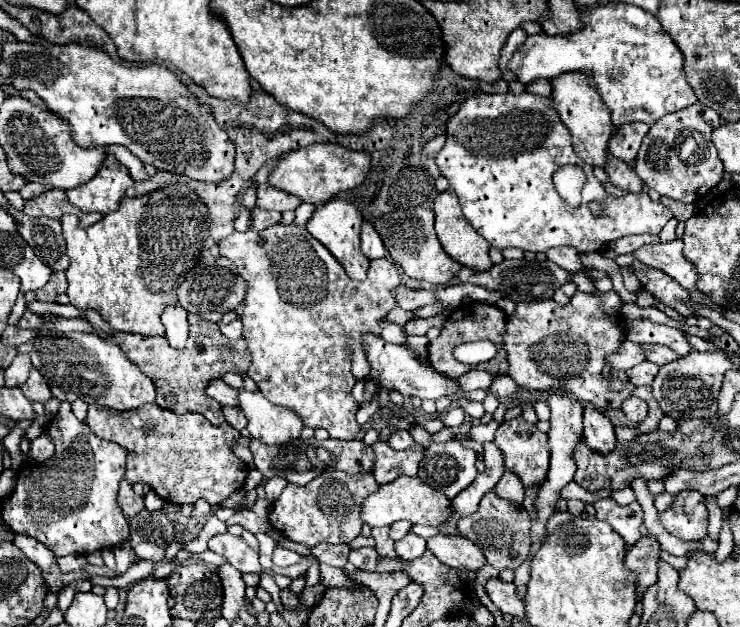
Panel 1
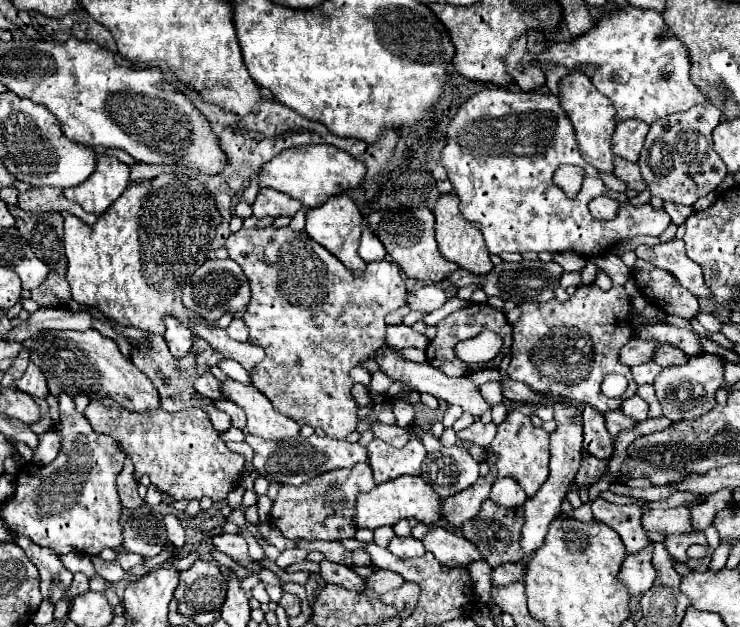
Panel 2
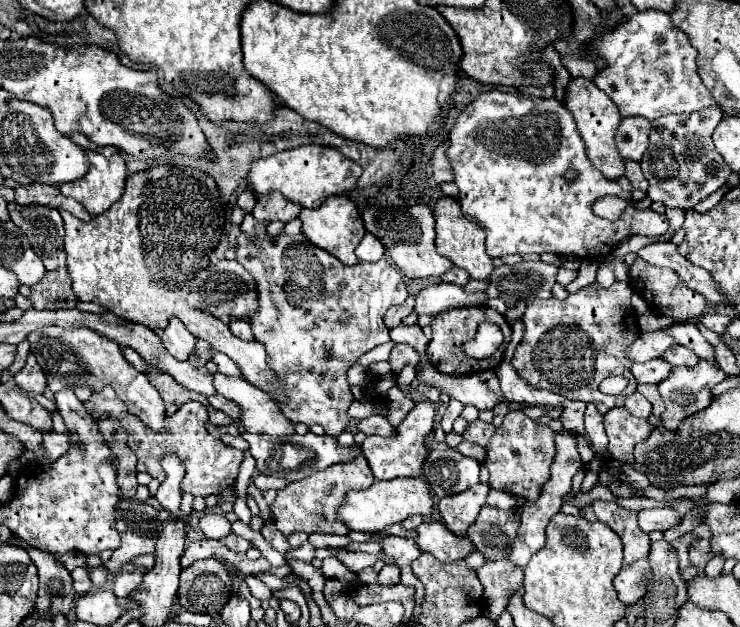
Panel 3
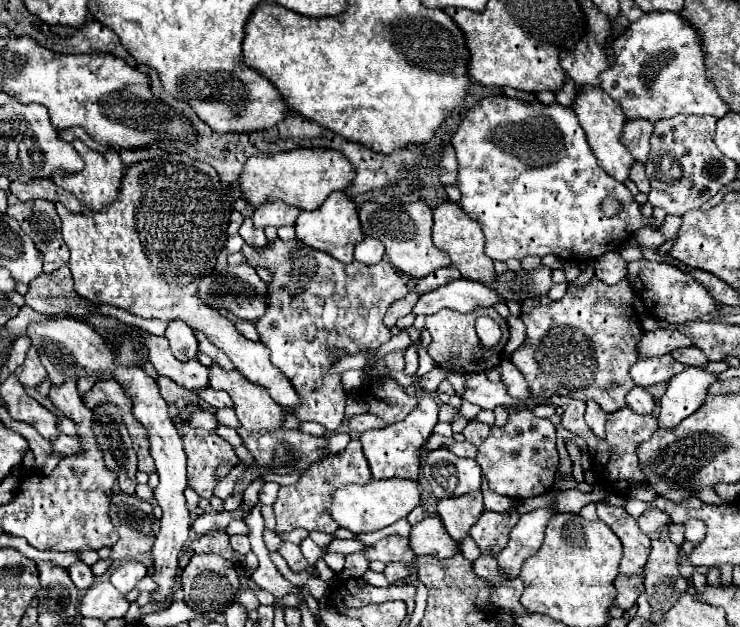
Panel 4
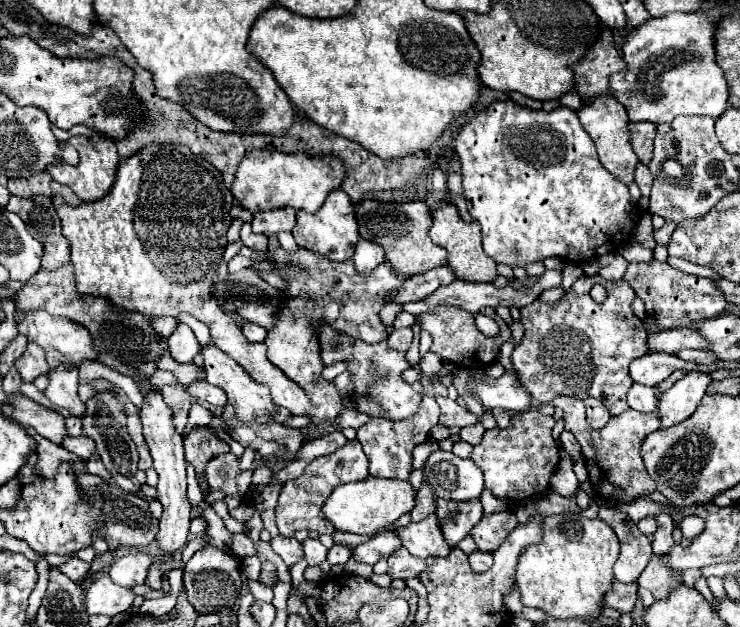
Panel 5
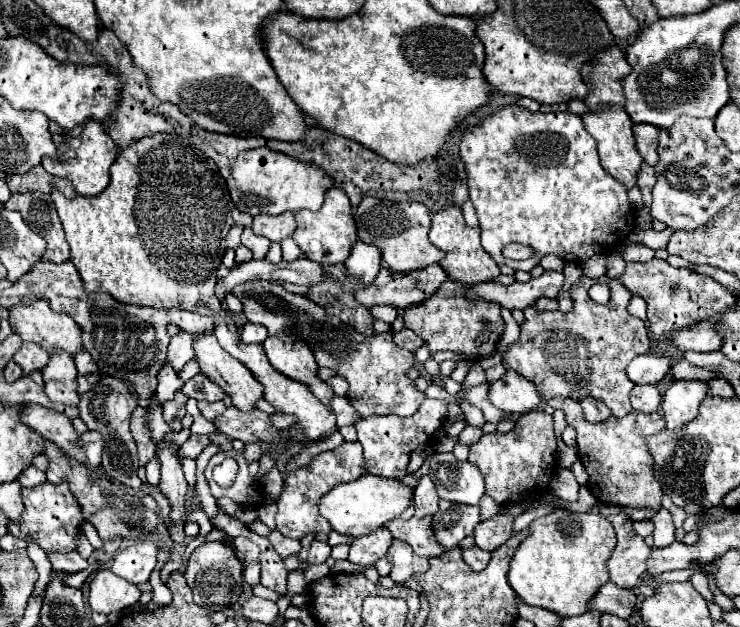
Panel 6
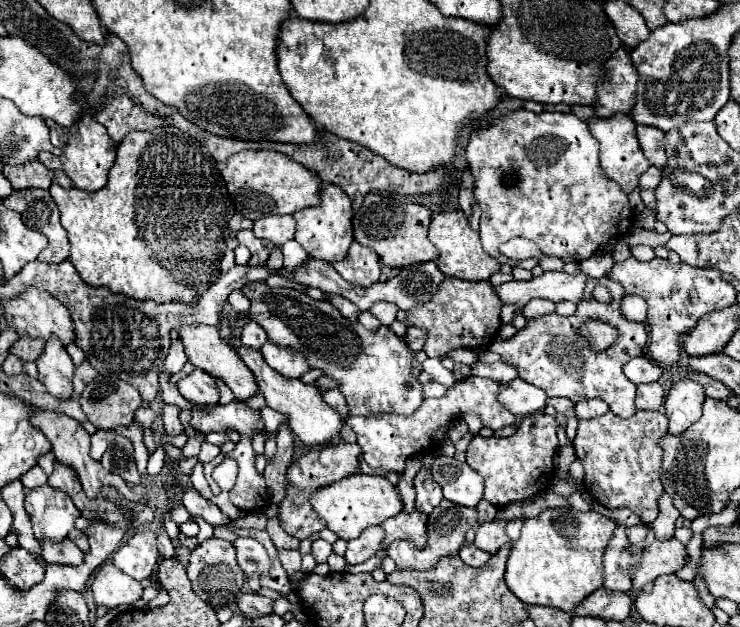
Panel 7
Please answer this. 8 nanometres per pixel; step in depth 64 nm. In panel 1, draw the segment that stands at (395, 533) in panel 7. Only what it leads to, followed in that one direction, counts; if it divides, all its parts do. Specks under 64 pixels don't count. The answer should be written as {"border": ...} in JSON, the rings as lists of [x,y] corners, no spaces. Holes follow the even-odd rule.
{"border":[[[438,534],[434,538],[428,538],[428,550],[432,550],[440,558],[440,562],[444,562],[450,568],[464,568],[476,572],[488,564],[480,548],[462,536],[450,538]]]}

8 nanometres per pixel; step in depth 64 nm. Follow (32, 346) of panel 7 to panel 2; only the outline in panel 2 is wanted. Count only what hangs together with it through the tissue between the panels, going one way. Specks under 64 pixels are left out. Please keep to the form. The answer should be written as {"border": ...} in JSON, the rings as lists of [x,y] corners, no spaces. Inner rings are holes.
{"border":[[[30,362],[26,374],[20,380],[16,380],[16,386],[18,386],[18,390],[22,390],[22,392],[26,392],[26,394],[30,394],[34,398],[46,398],[48,396],[46,378],[44,378],[44,374],[40,372],[40,368],[34,362]]]}

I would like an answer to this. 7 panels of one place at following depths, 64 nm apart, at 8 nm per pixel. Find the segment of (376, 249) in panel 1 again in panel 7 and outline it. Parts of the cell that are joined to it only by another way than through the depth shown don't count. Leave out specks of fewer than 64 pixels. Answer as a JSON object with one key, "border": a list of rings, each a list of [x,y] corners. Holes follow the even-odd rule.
{"border":[[[352,242],[348,256],[340,262],[332,262],[332,266],[344,280],[362,288],[372,286],[380,276],[380,260],[376,252],[358,242]]]}

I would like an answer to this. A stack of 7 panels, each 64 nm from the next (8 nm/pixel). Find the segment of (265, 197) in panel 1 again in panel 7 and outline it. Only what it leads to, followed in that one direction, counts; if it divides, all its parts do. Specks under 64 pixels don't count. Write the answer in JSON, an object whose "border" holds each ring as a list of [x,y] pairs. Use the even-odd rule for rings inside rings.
{"border":[[[266,216],[254,222],[254,234],[266,238],[276,246],[294,238],[294,218],[292,216]]]}

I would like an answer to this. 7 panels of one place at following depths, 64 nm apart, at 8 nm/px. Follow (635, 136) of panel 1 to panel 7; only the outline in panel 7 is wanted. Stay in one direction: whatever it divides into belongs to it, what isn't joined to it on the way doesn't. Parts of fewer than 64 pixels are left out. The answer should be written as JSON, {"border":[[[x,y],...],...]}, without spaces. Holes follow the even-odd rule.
{"border":[[[636,126],[636,136],[640,142],[640,148],[648,162],[656,168],[662,168],[666,164],[666,154],[664,154],[664,132],[652,126]]]}

